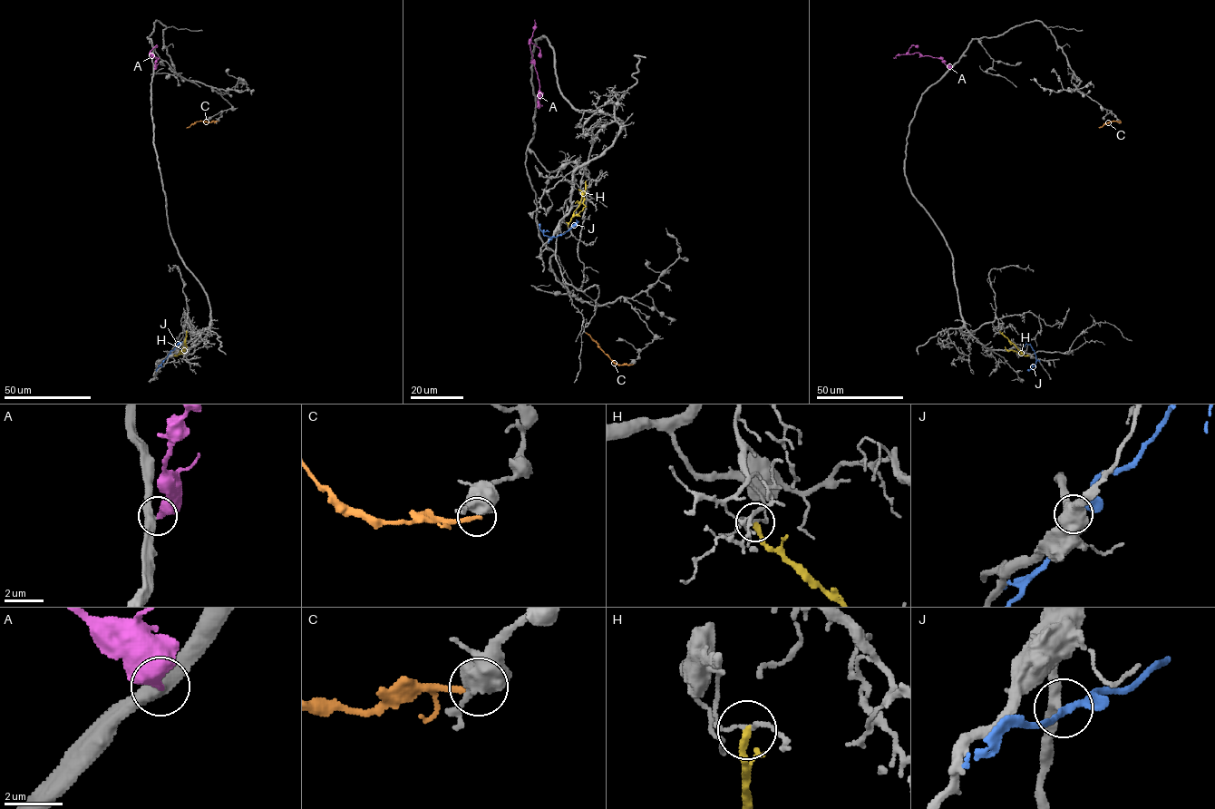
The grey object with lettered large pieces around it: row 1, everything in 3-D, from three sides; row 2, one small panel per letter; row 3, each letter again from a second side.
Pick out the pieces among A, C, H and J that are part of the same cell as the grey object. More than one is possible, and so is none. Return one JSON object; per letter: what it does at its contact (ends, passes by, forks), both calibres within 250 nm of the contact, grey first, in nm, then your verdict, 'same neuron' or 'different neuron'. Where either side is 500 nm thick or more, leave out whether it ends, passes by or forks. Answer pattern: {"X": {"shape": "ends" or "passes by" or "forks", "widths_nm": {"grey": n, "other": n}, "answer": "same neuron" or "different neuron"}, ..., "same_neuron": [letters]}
{"A": {"shape": "ends", "widths_nm": {"grey": 440, "other": 440}, "answer": "same neuron"}, "C": {"widths_nm": {"grey": 500, "other": 240}, "answer": "different neuron"}, "H": {"shape": "ends", "widths_nm": {"grey": 100, "other": 240}, "answer": "different neuron"}, "J": {"shape": "passes by", "widths_nm": {"grey": 280, "other": 200}, "answer": "different neuron"}, "same_neuron": ["A"]}

